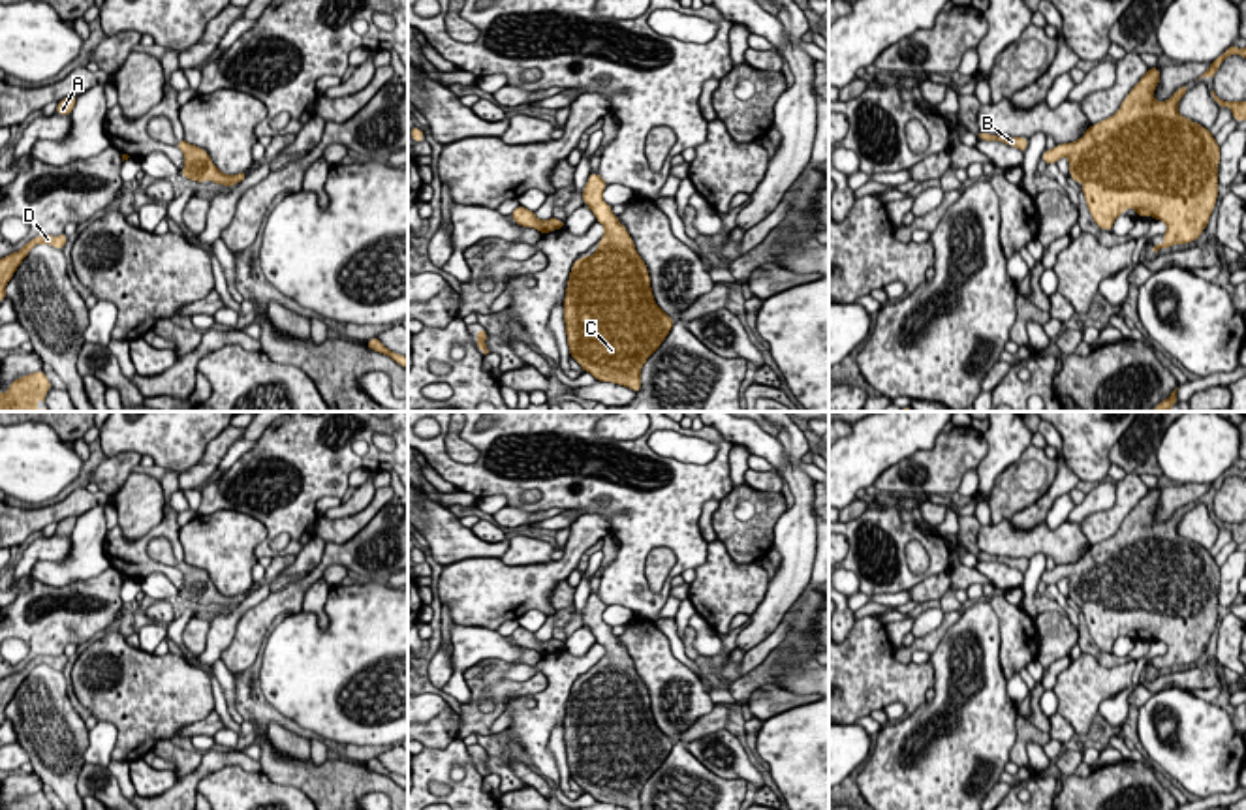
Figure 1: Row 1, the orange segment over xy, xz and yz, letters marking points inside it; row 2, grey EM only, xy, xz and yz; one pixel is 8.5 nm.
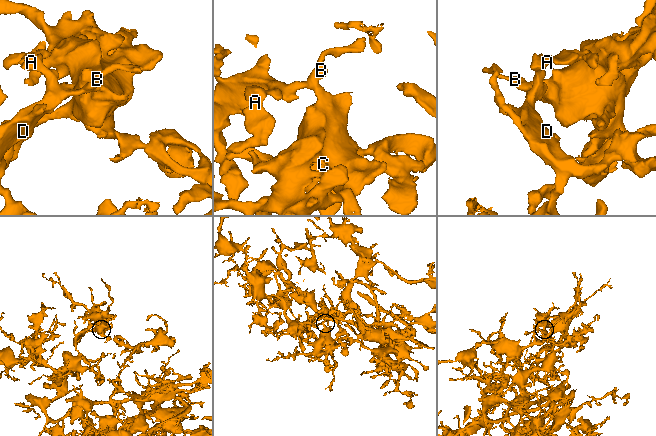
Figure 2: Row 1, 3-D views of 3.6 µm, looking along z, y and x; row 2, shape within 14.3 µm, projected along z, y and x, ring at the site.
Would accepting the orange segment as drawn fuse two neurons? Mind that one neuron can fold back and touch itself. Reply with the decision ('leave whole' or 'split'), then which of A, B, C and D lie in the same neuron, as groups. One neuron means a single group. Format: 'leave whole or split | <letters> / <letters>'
leave whole | A B C D

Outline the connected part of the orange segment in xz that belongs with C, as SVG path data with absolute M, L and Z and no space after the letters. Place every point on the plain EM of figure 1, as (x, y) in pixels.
M590 594L584 626L605 646L594 677L571 686L564 718L569 776L598 802L641 810L641 789L675 746L654 722L650 695L628 650L601 616L607 603Z

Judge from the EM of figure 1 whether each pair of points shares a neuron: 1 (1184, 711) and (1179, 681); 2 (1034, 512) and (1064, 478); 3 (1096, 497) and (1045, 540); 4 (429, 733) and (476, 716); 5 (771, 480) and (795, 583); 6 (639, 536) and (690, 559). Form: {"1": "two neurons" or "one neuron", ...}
{"1": "two neurons", "2": "one neuron", "3": "two neurons", "4": "two neurons", "5": "two neurons", "6": "one neuron"}

